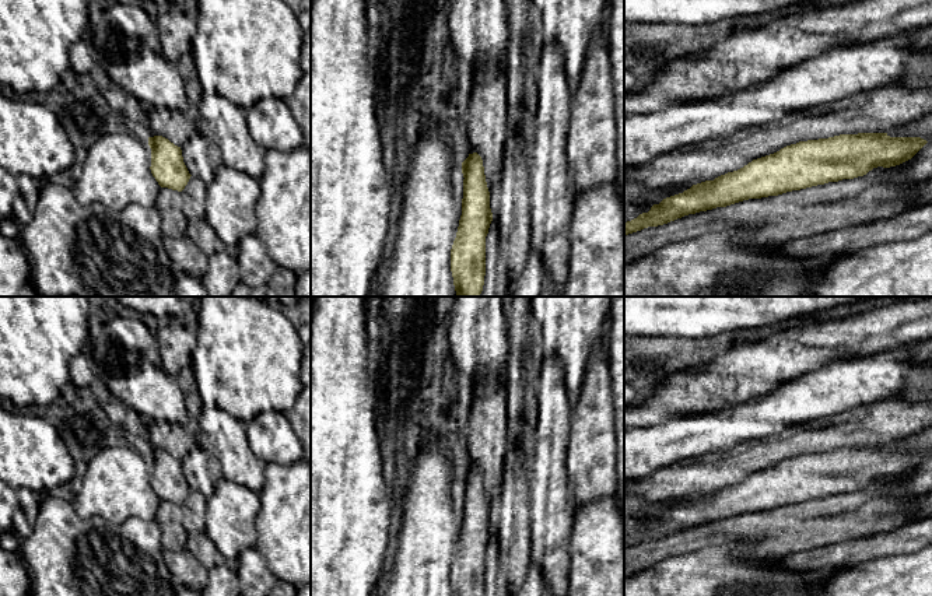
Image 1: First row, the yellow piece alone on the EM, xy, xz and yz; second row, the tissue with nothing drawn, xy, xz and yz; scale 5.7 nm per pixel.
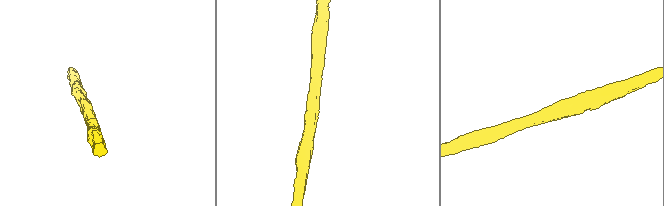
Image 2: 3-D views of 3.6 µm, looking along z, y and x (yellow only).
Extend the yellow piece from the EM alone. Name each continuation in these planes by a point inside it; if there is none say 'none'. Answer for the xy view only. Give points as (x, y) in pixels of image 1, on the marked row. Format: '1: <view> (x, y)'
none

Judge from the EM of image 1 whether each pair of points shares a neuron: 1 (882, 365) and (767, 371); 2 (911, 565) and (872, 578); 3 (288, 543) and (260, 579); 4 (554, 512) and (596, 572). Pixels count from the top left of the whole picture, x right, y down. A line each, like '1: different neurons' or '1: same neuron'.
1: different neurons
2: same neuron
3: different neurons
4: different neurons

